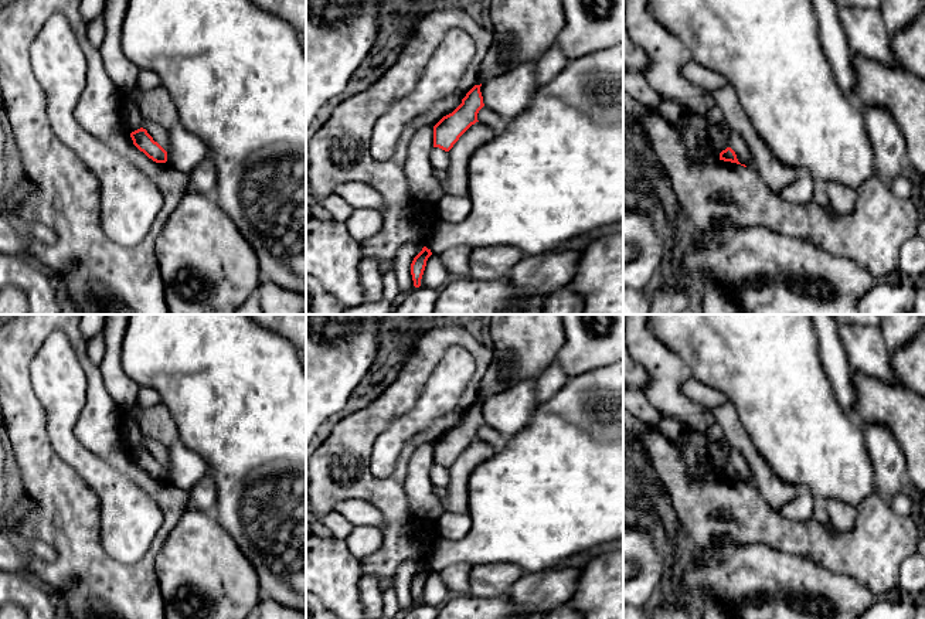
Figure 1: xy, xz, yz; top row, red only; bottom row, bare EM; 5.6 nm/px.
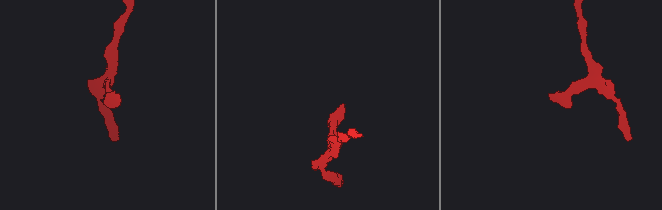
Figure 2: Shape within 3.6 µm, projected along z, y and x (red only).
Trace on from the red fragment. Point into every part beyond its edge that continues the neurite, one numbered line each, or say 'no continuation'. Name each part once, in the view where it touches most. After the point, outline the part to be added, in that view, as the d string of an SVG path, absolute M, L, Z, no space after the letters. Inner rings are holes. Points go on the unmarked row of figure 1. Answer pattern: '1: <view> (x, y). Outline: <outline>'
no continuation

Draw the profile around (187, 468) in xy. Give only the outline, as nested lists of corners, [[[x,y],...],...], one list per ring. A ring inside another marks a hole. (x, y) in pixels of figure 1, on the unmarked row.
[[[181,439],[169,448],[169,455],[170,466],[166,480],[184,492],[190,493],[210,473],[208,462],[187,448]]]

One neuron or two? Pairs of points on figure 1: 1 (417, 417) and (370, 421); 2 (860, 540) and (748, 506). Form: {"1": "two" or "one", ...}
{"1": "two", "2": "one"}

